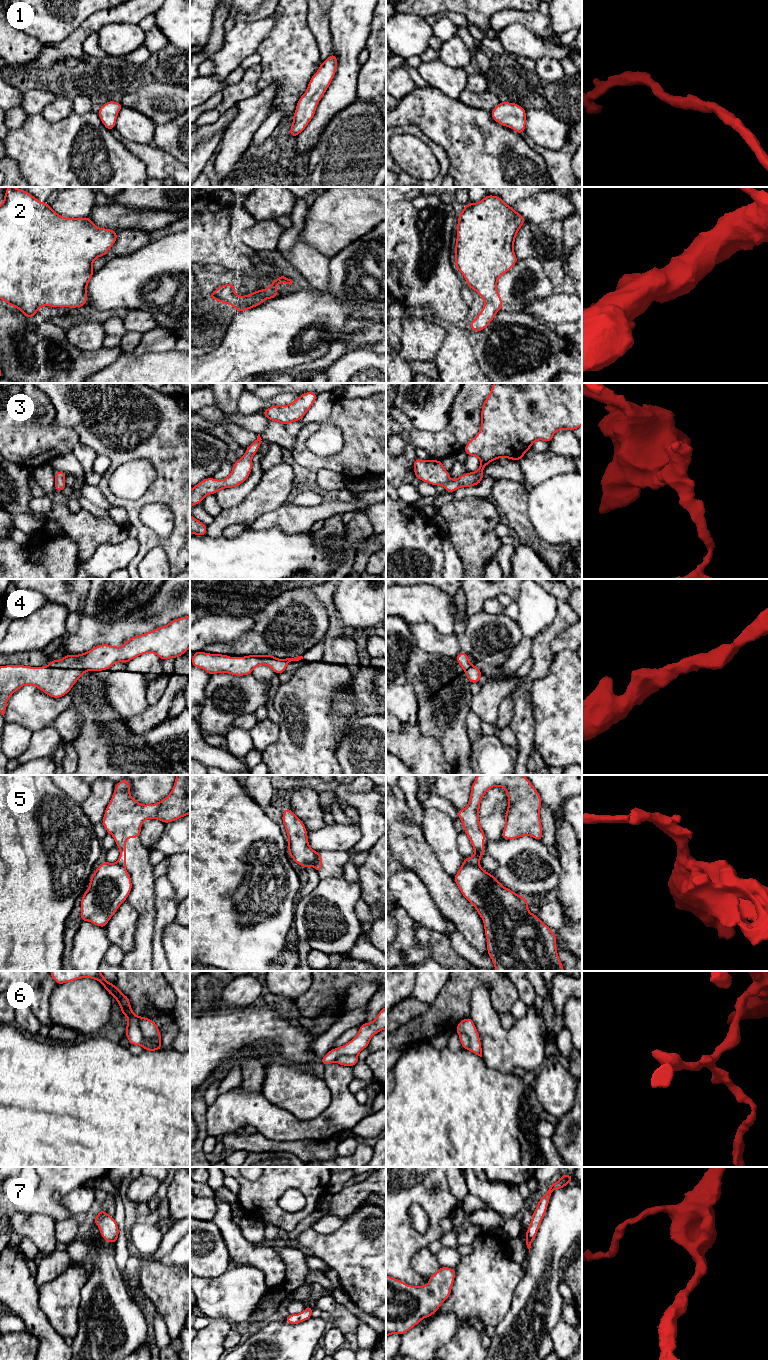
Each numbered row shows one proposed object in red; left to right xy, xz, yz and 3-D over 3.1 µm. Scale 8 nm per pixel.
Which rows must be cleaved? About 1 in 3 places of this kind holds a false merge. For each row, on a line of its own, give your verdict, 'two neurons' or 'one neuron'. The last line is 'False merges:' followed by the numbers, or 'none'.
1: one neuron
2: one neuron
3: one neuron
4: one neuron
5: two neurons
6: two neurons
7: one neuron
False merges: 5, 6

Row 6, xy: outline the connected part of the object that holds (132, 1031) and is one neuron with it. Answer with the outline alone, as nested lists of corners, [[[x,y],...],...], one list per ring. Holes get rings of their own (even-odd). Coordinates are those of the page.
[[[50,971],[54,981],[59,984],[68,983],[81,978],[91,978],[99,981],[103,987],[118,1002],[121,1012],[128,1018],[125,1029],[130,1045],[143,1045],[145,1039],[139,1027],[140,1016],[133,1013],[129,998],[123,994],[115,984],[109,983],[100,971]]]

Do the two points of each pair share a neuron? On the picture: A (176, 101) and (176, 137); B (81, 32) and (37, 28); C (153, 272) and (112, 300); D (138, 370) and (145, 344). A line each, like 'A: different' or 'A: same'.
A: different
B: different
C: same
D: different

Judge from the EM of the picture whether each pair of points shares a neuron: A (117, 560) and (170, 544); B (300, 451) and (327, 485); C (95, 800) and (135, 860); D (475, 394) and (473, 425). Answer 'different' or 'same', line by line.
A: different
B: different
C: different
D: same

